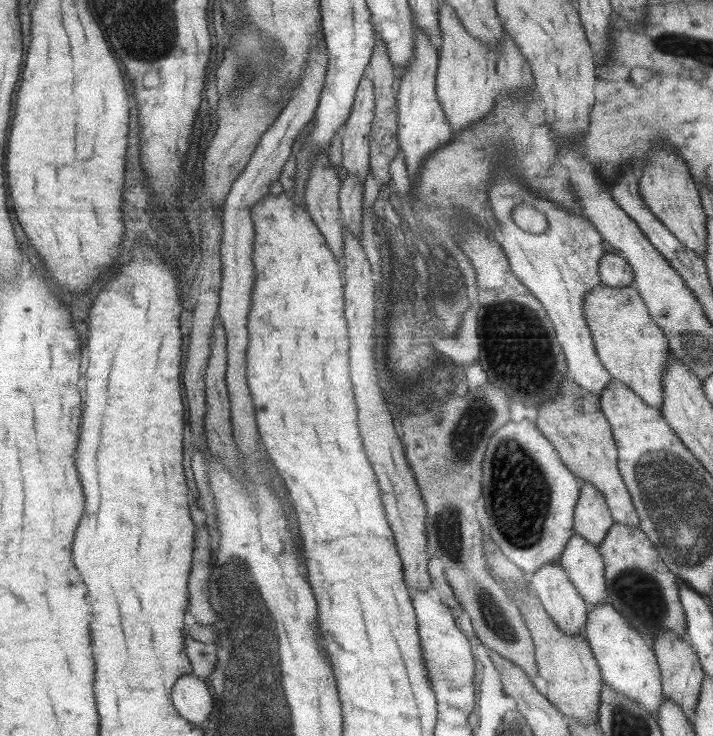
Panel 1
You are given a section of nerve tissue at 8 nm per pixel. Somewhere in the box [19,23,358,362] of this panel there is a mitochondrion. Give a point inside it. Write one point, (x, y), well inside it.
(236, 84)

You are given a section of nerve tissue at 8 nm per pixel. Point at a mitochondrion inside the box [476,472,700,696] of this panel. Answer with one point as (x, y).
(644, 599)

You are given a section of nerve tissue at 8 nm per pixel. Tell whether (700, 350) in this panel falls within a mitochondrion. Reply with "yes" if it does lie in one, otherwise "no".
yes

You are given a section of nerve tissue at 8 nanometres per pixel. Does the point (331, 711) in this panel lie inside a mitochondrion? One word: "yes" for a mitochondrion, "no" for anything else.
no

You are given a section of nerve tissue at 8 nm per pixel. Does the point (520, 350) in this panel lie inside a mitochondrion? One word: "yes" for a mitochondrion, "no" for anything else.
yes

